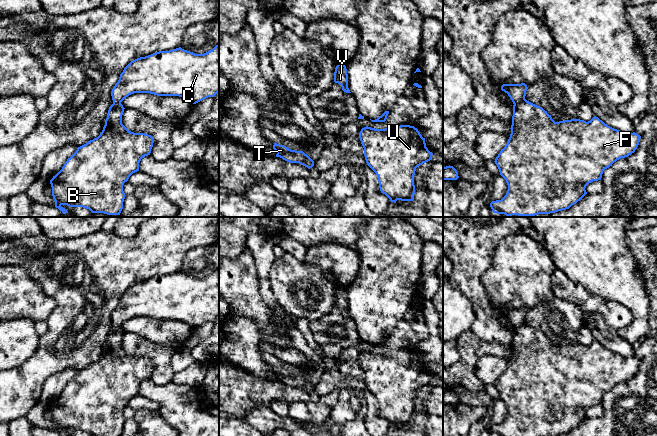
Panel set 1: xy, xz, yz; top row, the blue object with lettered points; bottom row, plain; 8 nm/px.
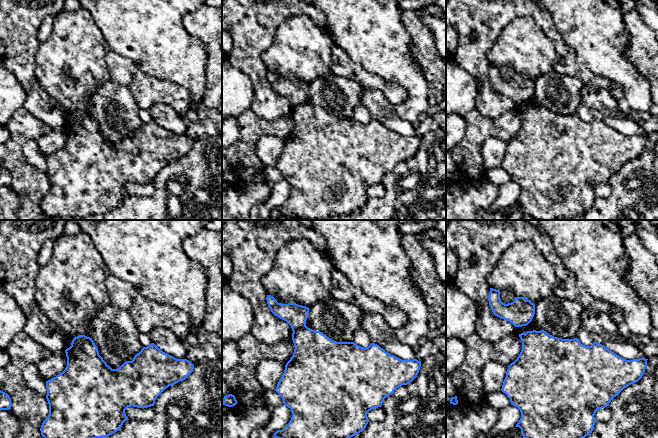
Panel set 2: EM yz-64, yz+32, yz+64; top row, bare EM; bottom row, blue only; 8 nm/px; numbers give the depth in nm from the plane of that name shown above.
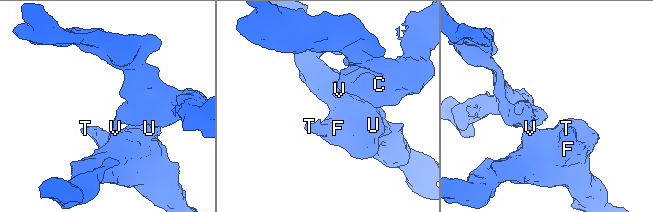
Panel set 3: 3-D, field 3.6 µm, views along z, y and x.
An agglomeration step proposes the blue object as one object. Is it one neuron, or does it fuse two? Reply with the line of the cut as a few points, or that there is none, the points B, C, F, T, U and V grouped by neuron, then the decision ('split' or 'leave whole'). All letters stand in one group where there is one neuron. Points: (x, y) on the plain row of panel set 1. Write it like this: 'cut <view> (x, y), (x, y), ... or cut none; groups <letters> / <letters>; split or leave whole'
cut yz (525, 323), (514, 329); groups B F T U V / C; split

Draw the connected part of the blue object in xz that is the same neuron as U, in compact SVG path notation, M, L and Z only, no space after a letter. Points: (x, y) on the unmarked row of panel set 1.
M410 349L389 350L385 353L366 350L361 353L359 362L364 372L366 387L378 400L380 415L394 427L397 424L413 425L416 392L430 385L433 379L418 353Z

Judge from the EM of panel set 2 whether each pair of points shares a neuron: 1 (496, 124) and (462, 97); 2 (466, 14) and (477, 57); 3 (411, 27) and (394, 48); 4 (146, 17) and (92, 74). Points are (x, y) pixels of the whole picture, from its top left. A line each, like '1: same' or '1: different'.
1: different
2: same
3: different
4: different

